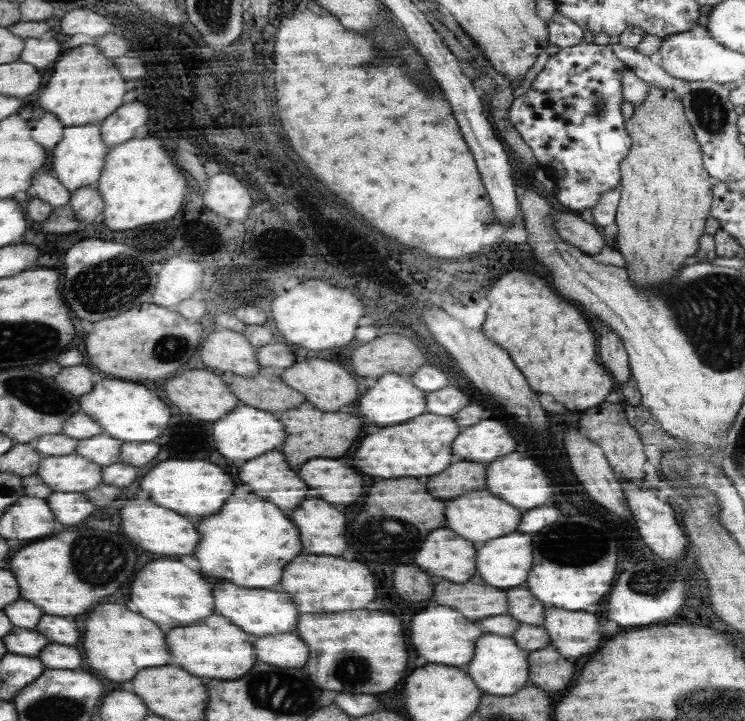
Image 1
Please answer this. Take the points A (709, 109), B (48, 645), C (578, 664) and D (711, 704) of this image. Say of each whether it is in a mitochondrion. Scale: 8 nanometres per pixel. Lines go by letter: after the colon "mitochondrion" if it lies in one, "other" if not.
A: mitochondrion
B: other
C: other
D: other

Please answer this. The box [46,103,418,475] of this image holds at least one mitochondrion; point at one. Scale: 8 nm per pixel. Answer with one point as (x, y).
(92, 288)

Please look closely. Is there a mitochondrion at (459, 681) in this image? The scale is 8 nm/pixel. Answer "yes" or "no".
no

